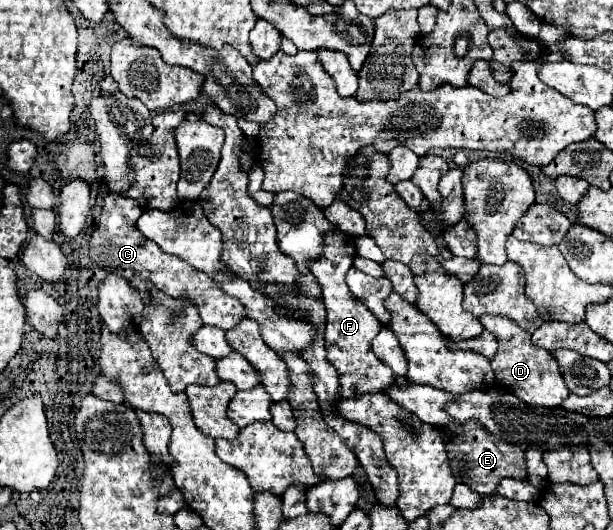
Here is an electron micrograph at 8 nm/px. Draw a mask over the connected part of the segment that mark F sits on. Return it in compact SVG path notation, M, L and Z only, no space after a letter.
M332 230L332 234L324 236L324 254L320 254L320 258L316 258L316 262L312 262L310 266L312 274L320 282L326 312L328 312L326 338L324 338L326 356L328 356L328 362L332 362L332 366L340 374L340 396L342 398L360 396L366 392L382 392L394 380L392 370L388 370L388 366L384 366L370 350L370 342L382 330L382 324L374 318L374 314L360 300L352 296L344 280L354 260L352 254L356 254L354 238L348 238L348 234L340 234L340 230Z

